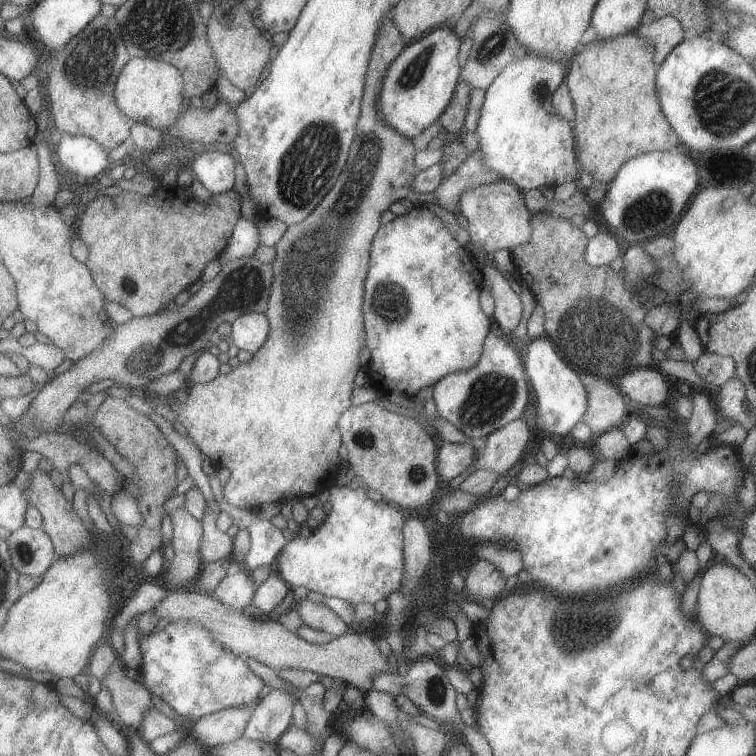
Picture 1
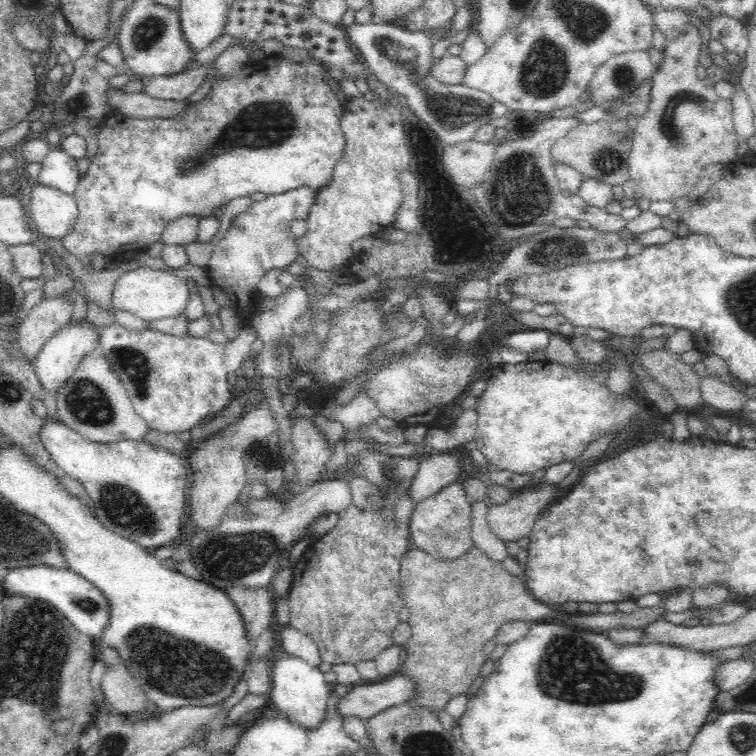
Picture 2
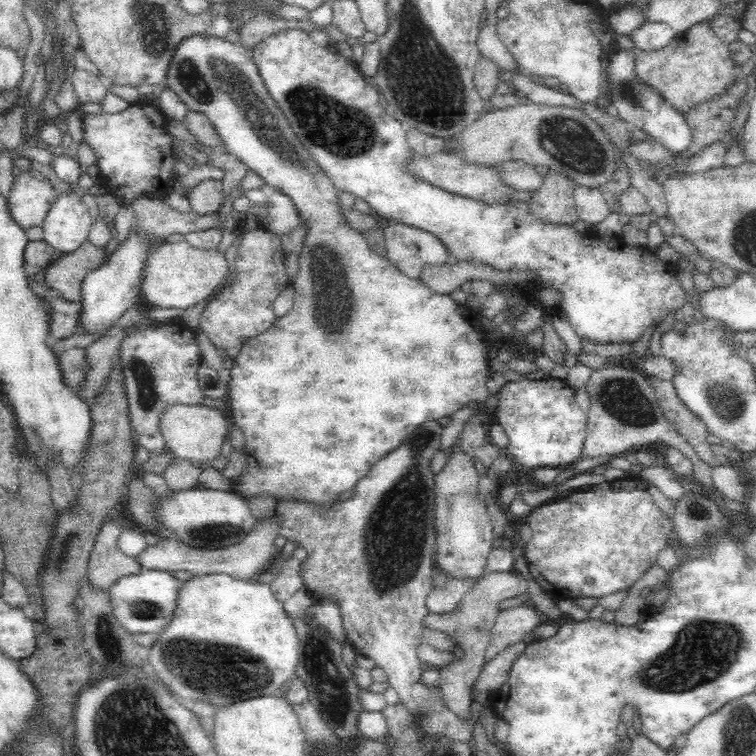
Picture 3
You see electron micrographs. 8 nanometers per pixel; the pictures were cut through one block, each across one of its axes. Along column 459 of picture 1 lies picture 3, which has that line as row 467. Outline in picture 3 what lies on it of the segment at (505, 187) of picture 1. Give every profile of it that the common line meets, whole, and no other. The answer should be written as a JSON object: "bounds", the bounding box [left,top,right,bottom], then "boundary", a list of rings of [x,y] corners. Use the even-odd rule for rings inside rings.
{"bounds":[159,404,231,470],"boundary":[[[175,404],[168,405],[164,409],[164,414],[160,416],[159,429],[163,437],[167,450],[180,459],[188,459],[194,465],[200,465],[206,470],[209,460],[220,455],[220,447],[225,438],[228,438],[231,424],[228,424],[226,416],[220,410],[208,408],[201,404]]]}

